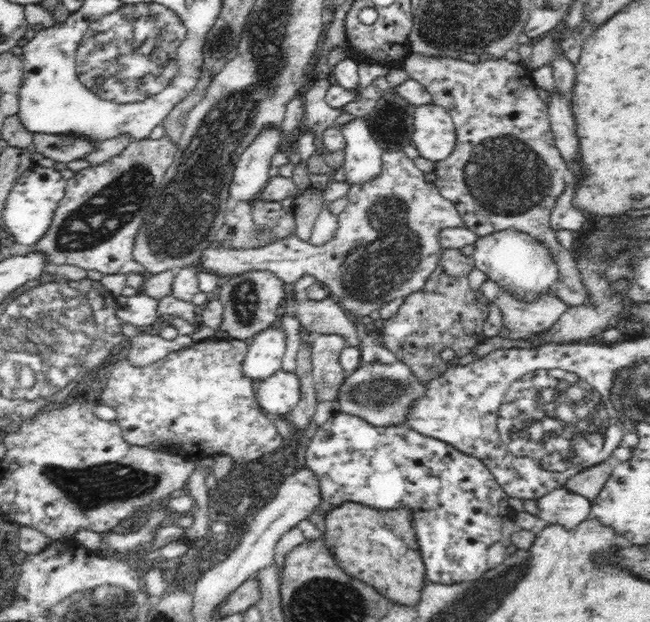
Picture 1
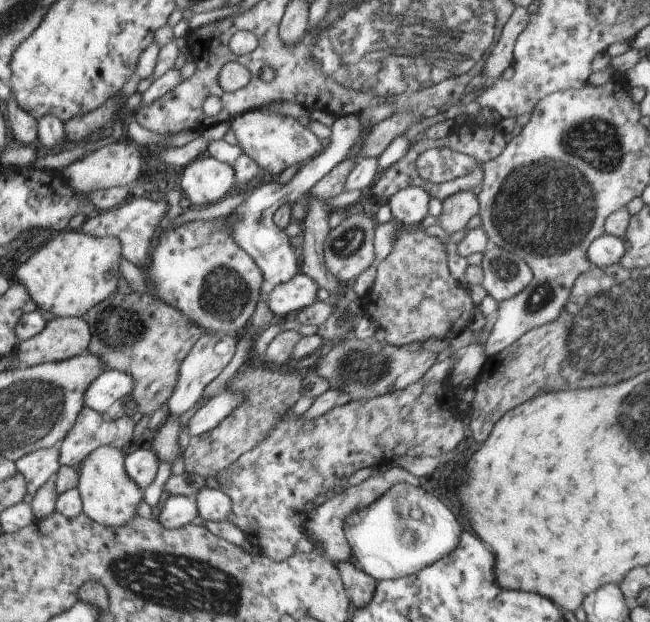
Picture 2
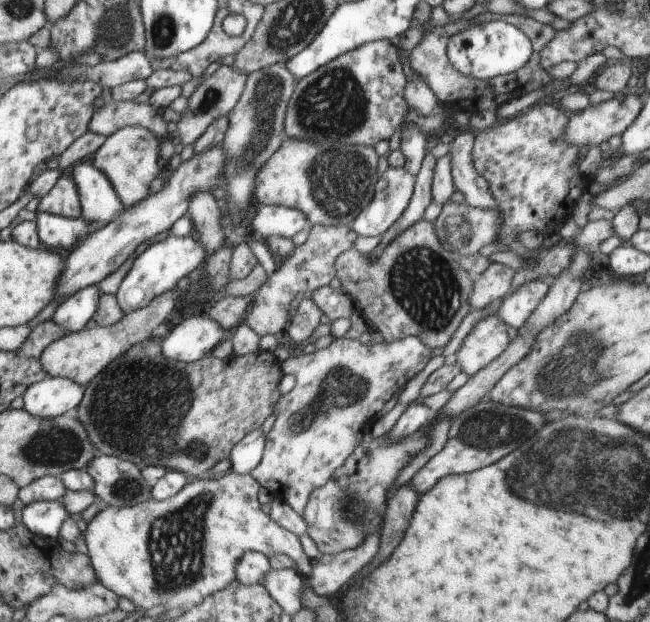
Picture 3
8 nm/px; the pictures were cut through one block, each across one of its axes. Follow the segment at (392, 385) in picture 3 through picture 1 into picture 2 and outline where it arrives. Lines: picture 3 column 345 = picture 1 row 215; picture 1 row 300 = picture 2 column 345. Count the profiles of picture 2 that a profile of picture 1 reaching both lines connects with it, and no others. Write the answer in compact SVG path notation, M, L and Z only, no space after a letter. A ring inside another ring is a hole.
M349 335L333 345L332 350L316 362L315 374L325 378L329 388L344 390L350 396L350 402L378 398L417 384L437 359L437 354L424 349L412 351L407 346L392 346L386 340L378 341L374 337L358 340Z

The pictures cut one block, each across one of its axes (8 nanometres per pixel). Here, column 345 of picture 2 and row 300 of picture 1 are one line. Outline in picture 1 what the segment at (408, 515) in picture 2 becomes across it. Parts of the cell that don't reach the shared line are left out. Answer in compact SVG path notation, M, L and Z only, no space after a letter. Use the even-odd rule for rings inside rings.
M514 229L479 237L474 244L474 253L471 257L475 261L476 269L485 273L489 280L496 282L502 289L514 295L518 301L538 300L541 294L550 293L550 287L560 278L556 262L550 257L550 253L546 251L542 242Z

